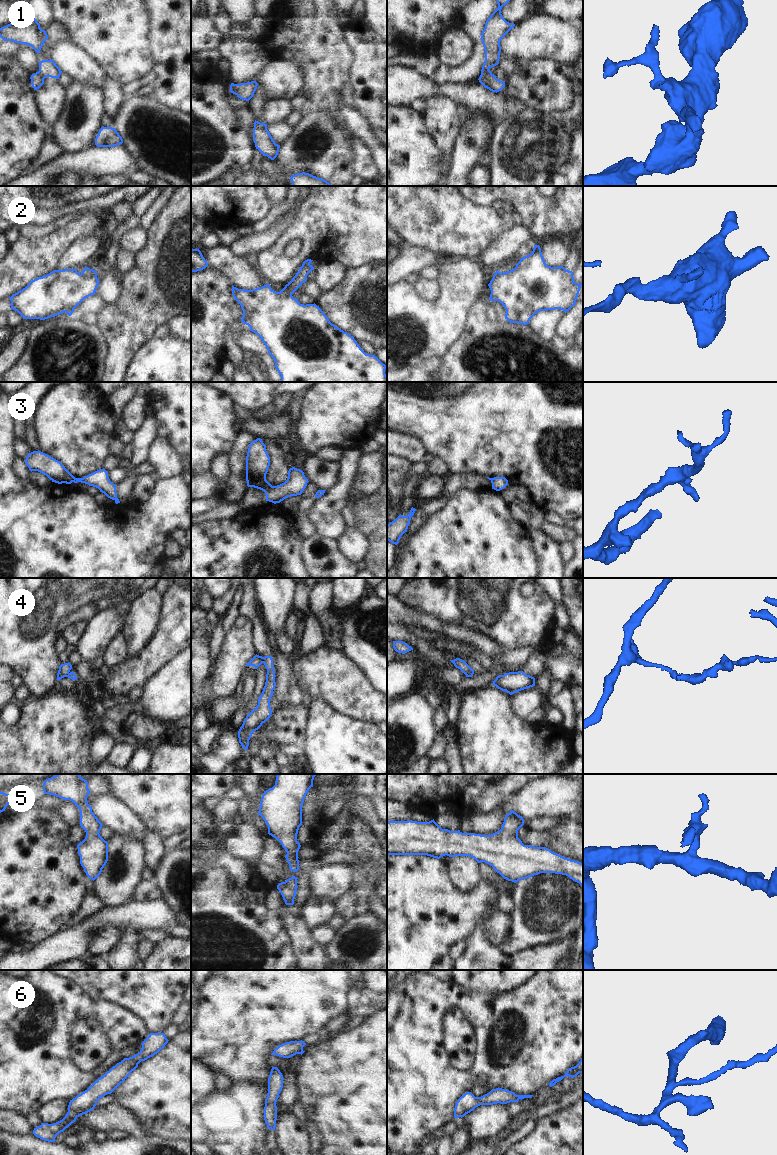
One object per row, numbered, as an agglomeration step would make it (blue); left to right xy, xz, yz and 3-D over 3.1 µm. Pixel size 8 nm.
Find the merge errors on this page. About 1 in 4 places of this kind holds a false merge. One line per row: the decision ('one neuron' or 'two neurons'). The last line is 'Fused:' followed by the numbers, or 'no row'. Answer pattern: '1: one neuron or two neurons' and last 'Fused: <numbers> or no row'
1: two neurons
2: two neurons
3: two neurons
4: two neurons
5: one neuron
6: one neuron
Fused: 1, 2, 3, 4

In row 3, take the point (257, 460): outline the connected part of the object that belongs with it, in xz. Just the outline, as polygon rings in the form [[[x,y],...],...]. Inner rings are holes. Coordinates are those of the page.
[[[257,438],[249,445],[246,456],[246,481],[248,487],[265,491],[272,485],[266,480],[270,457],[262,439]]]

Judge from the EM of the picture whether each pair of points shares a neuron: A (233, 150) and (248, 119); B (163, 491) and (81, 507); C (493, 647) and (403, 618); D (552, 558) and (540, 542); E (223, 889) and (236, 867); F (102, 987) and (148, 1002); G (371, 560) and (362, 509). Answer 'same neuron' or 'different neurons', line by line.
A: different neurons
B: same neuron
C: same neuron
D: same neuron
E: same neuron
F: same neuron
G: same neuron

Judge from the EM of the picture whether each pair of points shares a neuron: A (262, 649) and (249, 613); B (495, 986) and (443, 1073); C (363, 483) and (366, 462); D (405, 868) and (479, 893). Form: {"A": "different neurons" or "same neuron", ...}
{"A": "same neuron", "B": "different neurons", "C": "same neuron", "D": "same neuron"}

